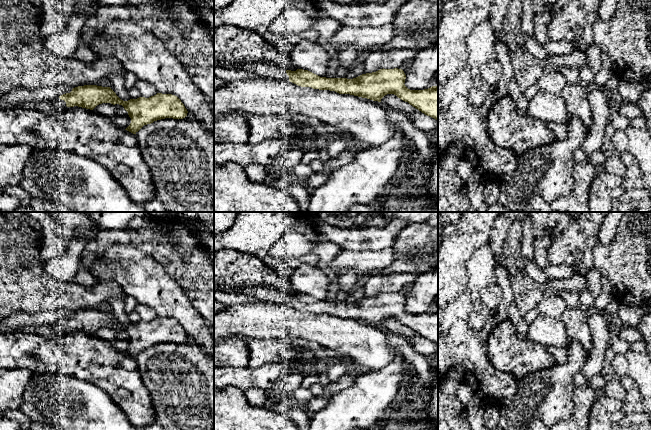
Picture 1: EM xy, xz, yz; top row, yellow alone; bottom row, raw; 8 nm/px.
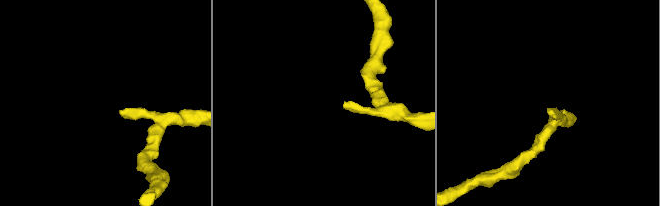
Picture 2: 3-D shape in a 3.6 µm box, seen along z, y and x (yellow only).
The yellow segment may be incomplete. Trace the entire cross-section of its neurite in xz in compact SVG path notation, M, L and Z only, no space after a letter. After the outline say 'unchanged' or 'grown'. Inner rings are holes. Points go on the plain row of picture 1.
M252 286L238 289L222 287L225 292L235 292L253 296L262 302L284 303L301 310L319 314L350 318L381 326L387 318L394 318L401 324L438 344L438 310L424 314L410 314L405 310L406 299L402 293L380 293L376 296L362 298L353 303L320 301L308 294L286 294L270 286Z; grown

